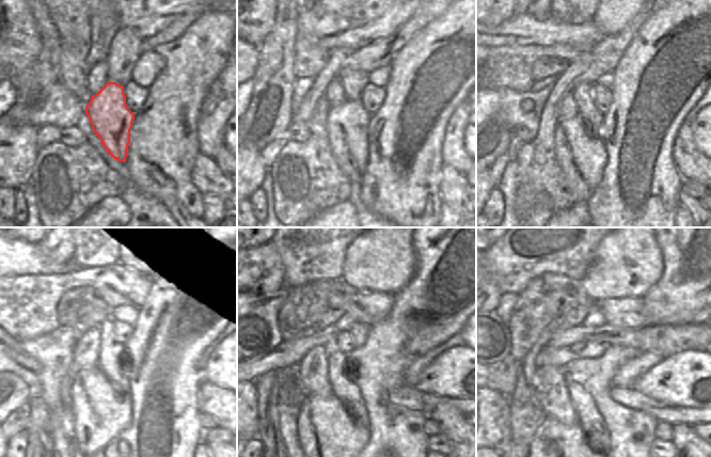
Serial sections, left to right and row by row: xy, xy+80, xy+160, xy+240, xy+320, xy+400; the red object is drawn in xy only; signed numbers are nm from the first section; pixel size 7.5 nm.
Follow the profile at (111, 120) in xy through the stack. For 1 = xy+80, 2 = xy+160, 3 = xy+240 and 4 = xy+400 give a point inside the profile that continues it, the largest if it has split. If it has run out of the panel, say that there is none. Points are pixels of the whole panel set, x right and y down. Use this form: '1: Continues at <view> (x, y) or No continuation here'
1: Continues at xy+80 (347, 124)
2: Continues at xy+160 (580, 155)
3: Continues at xy+240 (99, 412)
4: Continues at xy+400 (554, 444).

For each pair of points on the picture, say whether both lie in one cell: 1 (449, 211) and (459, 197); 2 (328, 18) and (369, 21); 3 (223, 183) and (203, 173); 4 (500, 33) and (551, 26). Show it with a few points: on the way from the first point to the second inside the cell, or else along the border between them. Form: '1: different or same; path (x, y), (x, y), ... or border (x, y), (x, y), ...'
1: different; border (442, 201), (455, 207), (463, 216)
2: same; path (338, 18), (359, 18)
3: same; path (218, 183), (208, 176)
4: same; path (512, 32), (538, 31)

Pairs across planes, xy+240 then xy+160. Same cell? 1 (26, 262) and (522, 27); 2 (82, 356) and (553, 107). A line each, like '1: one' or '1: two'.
1: one
2: two

